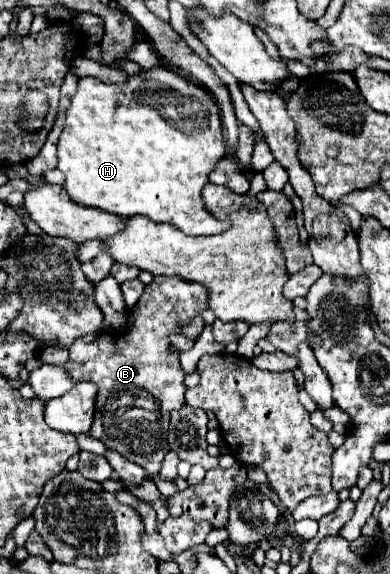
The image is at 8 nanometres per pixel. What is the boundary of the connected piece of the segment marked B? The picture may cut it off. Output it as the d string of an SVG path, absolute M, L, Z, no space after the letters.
M155 276L155 280L145 286L139 304L131 310L125 330L89 334L77 338L69 348L71 354L65 364L69 374L99 386L97 412L89 434L145 468L147 476L161 470L161 462L169 452L169 412L185 404L185 372L179 364L179 356L169 350L169 334L179 332L179 322L189 322L201 314L207 308L207 300L209 290L201 284Z

